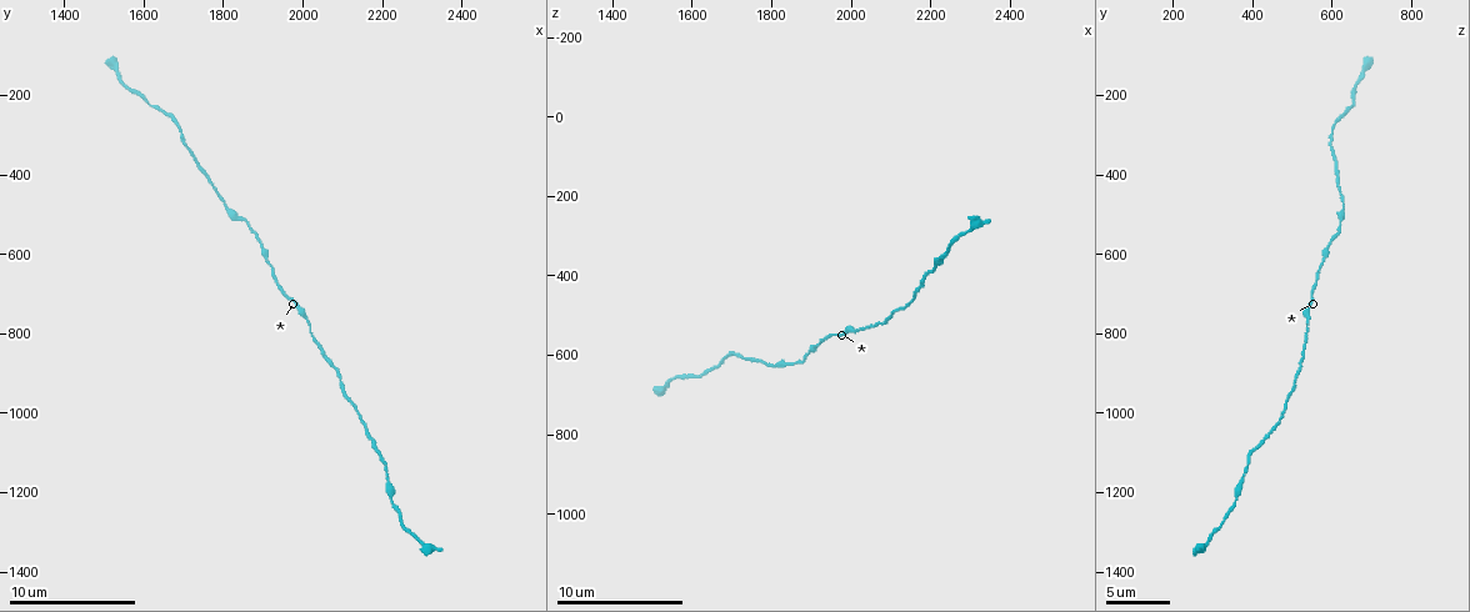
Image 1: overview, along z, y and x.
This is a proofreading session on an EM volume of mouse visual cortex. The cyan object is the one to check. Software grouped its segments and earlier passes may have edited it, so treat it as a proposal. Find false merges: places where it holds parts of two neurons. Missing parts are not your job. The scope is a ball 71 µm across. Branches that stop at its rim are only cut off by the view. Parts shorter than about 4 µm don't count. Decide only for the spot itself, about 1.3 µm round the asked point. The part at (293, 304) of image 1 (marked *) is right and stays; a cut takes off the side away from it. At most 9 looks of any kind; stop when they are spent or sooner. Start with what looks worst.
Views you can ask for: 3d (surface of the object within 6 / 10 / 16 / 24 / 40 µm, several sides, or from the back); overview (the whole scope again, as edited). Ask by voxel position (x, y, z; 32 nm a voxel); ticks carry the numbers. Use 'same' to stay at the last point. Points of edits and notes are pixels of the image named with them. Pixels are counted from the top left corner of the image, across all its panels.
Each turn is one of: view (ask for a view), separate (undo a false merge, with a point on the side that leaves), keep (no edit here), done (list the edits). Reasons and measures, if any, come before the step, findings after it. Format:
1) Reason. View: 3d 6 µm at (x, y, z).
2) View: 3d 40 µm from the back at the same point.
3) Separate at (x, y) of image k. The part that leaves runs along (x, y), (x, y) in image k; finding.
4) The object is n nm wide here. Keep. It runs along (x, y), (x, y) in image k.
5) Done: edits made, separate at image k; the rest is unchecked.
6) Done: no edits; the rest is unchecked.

Sudden change in width. View: 3d 10 µm at (2215, 1160, 375).

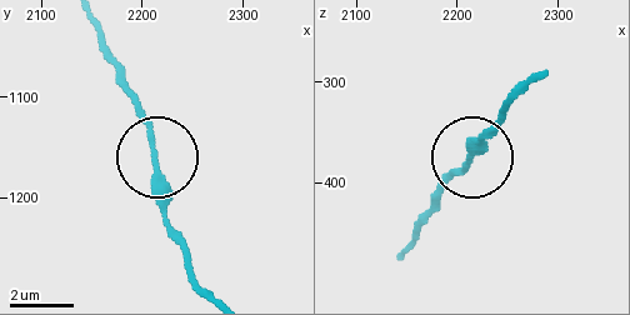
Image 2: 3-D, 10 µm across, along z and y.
Keep. It runs along (91, 24), (145, 120), (166, 231) in image 2; all the same neuron.

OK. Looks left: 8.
Thin neck. View: 3d 6 µm at (1615, 220, 645).

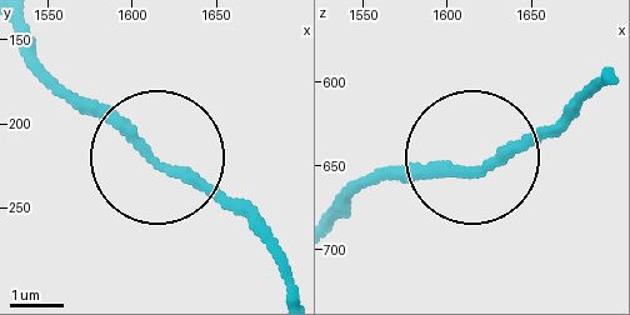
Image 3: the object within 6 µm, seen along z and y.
The object is 160 nm wide here. Keep. All the same neuron.

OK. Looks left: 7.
Sudden change in width. View: 3d 16 µm at (1805, 480, 625).

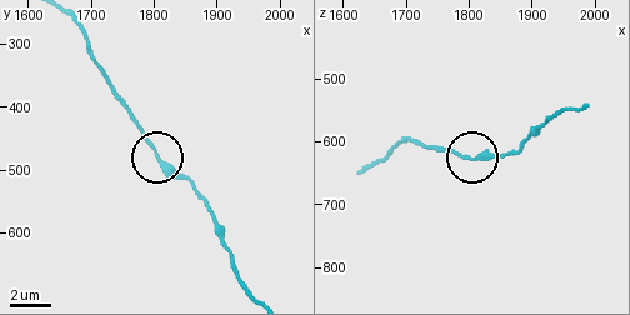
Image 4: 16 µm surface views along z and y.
Keep. Continuous, no second neuron.

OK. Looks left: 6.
Sudden change in width. View: 3d 10 µm at (1915, 625, 575).

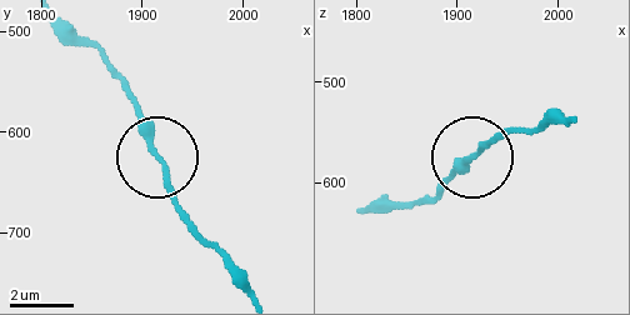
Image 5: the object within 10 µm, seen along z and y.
View: 3d 10 µm from the back at (1918, 628, 574).

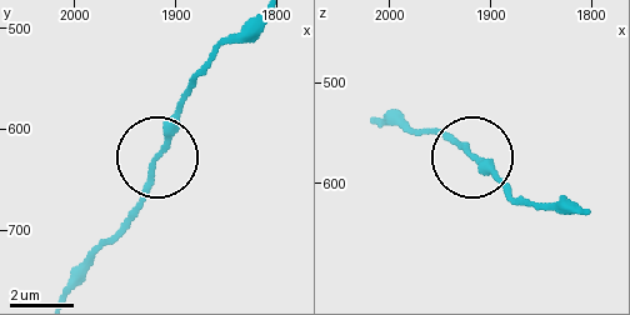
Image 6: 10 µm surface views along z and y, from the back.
Keep. All the same neuron.

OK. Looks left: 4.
Done: no edits; the rest is unchecked.

